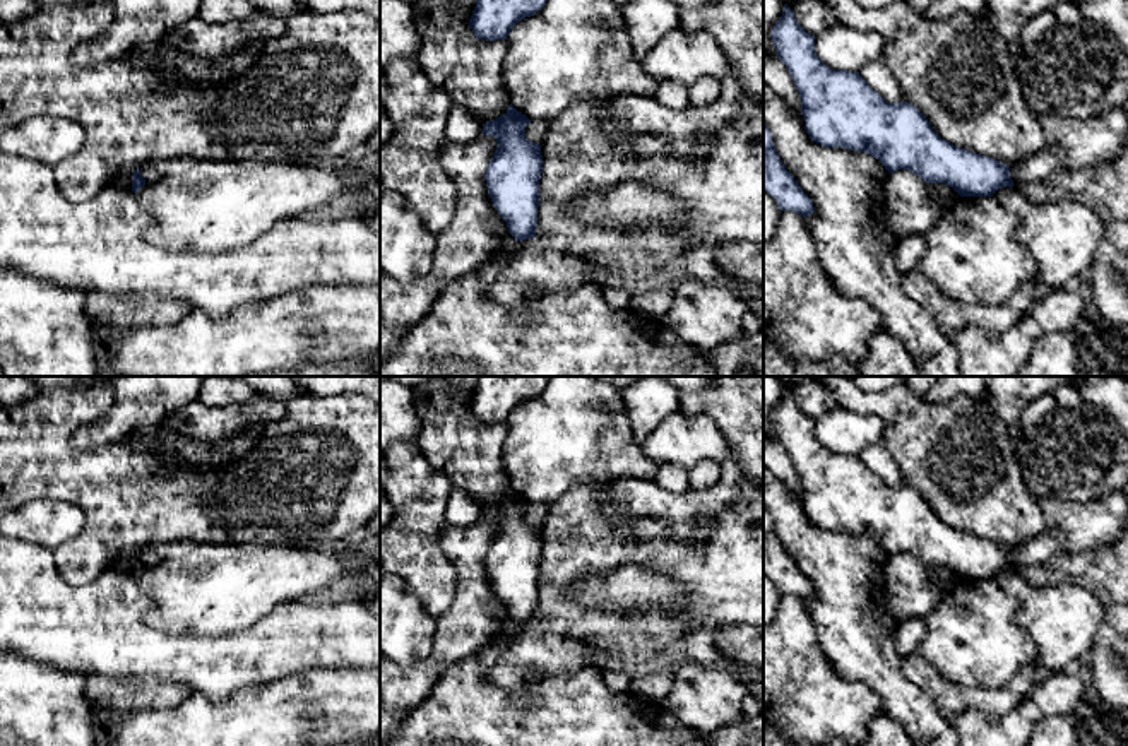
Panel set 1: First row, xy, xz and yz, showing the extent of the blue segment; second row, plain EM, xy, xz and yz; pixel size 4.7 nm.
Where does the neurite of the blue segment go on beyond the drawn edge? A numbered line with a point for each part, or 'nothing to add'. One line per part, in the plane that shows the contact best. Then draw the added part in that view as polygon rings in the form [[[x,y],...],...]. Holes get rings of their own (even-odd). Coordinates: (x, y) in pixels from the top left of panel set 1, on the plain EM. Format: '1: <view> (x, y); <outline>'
nothing to add

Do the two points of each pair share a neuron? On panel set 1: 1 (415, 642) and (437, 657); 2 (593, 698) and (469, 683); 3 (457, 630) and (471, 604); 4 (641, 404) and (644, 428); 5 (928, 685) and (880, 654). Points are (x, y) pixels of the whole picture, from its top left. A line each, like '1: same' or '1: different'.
1: different
2: same
3: same
4: same
5: different

